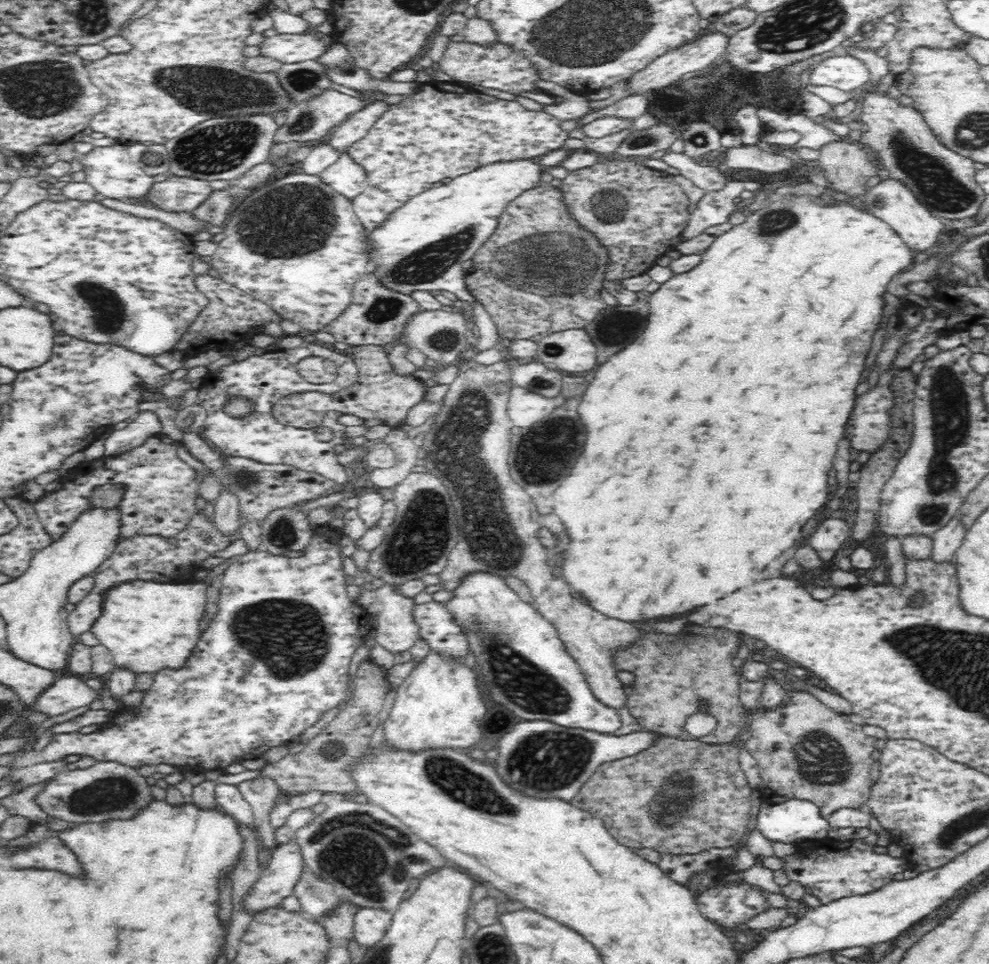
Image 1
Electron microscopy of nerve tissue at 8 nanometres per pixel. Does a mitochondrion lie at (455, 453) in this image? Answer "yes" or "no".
yes

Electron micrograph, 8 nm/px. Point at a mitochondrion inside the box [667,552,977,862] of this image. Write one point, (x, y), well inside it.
(819, 758)

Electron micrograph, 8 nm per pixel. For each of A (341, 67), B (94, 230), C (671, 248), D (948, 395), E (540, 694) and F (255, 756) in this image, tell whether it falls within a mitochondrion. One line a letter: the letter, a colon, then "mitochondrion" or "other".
A: mitochondrion
B: other
C: other
D: mitochondrion
E: mitochondrion
F: other

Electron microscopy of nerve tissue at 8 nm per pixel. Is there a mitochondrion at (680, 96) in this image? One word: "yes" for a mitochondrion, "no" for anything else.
no

